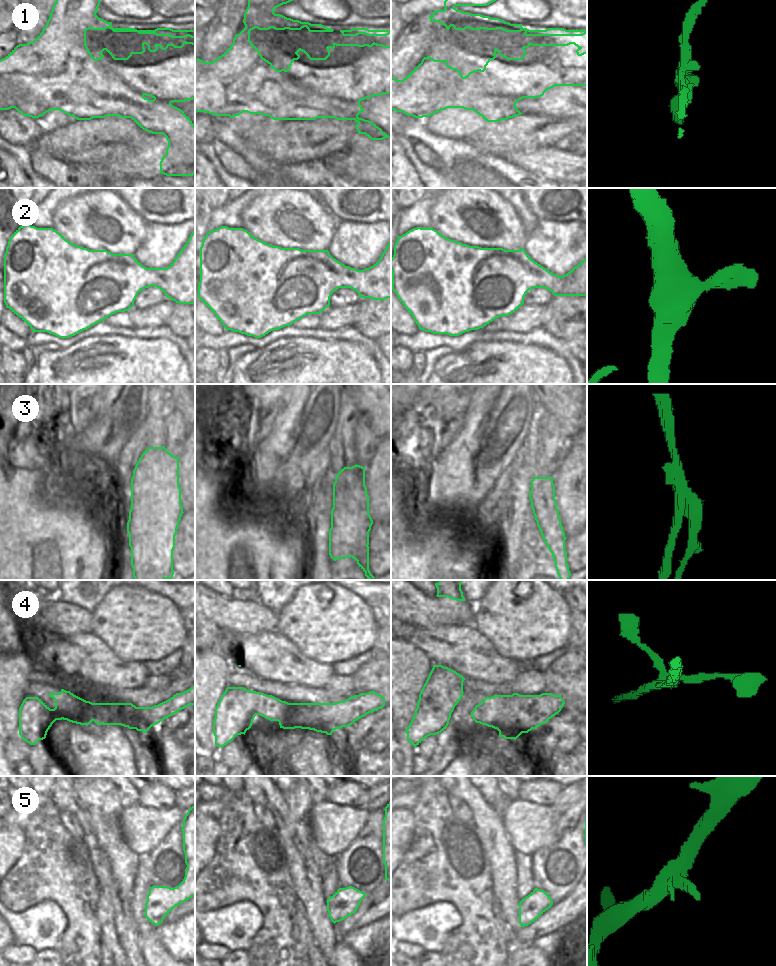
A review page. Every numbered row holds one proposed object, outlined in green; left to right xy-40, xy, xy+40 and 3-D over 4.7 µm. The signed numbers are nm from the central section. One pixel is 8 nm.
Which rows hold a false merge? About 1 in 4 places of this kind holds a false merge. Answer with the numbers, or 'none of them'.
3

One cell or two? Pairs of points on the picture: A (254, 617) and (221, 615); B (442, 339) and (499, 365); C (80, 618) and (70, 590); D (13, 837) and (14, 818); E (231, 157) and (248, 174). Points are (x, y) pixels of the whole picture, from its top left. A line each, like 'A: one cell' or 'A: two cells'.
A: one cell
B: two cells
C: two cells
D: two cells
E: one cell

